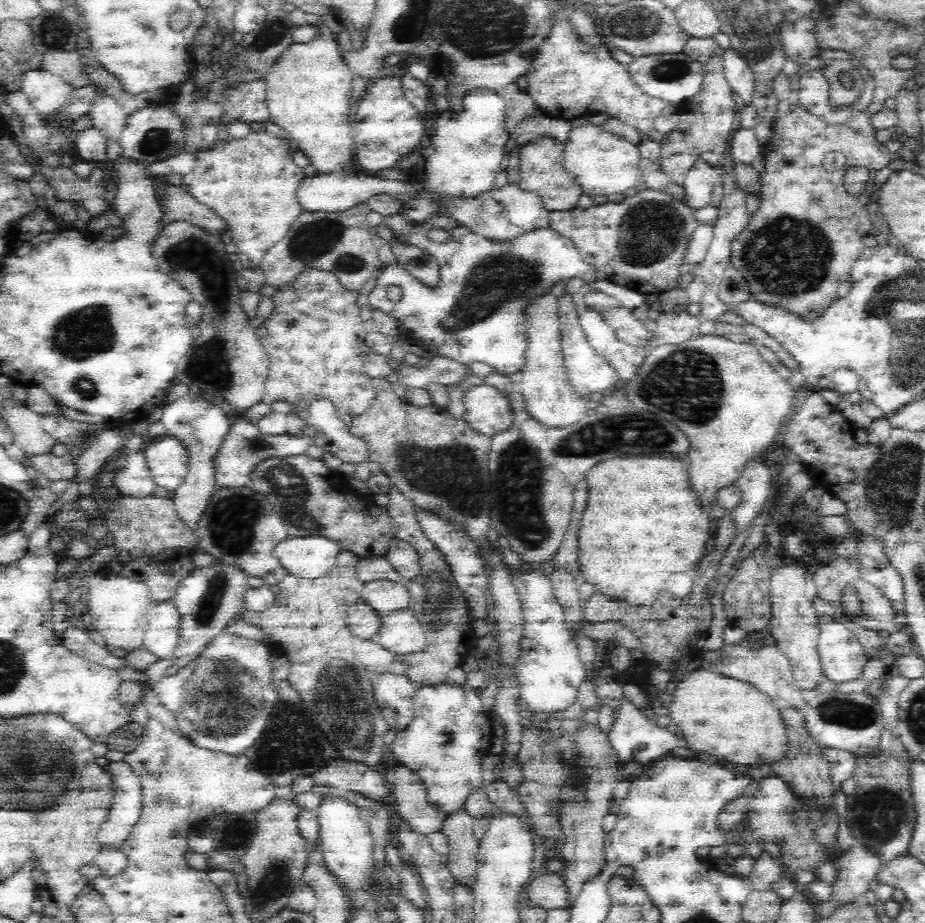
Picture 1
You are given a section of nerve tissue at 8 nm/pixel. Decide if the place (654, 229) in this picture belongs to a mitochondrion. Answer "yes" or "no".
yes

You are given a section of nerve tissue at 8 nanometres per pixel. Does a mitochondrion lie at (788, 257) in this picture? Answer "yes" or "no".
yes

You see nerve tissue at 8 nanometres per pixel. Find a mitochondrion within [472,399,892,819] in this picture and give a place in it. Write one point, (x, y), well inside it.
(644, 433)

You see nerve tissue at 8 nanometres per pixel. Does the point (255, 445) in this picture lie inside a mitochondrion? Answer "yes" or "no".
yes

